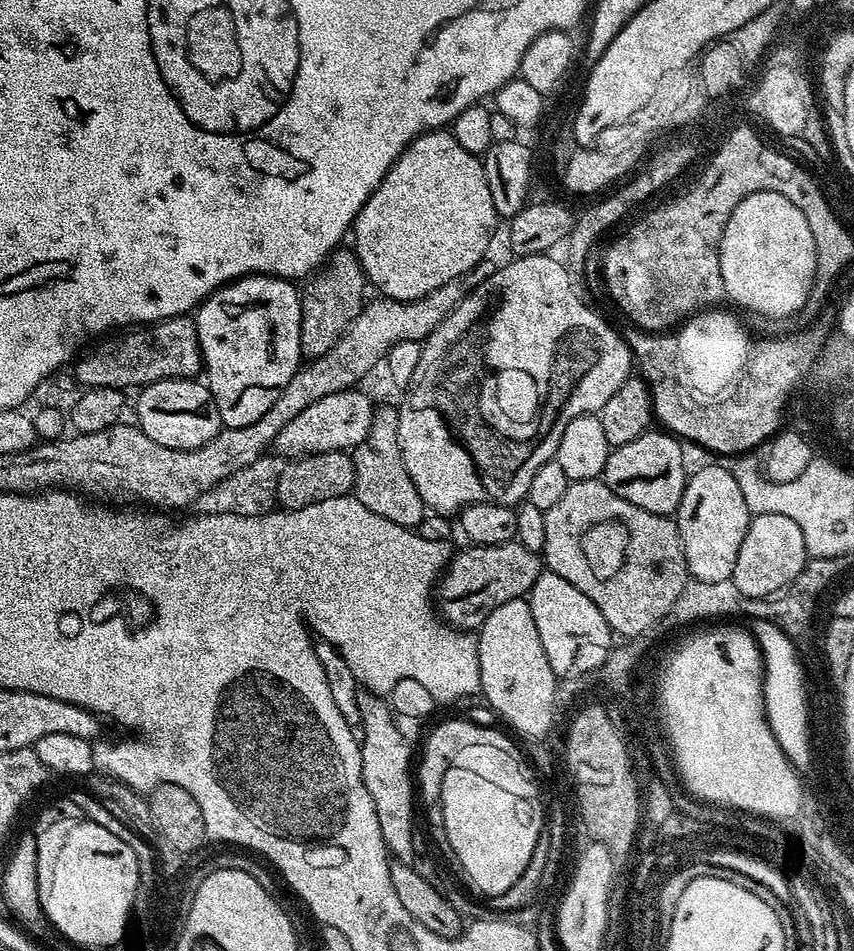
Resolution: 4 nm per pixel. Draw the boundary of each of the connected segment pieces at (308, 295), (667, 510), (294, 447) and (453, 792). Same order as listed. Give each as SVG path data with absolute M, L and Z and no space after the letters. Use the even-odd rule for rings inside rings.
M337 247L336 251L307 277L300 293L300 350L305 357L315 358L326 354L326 350L330 350L340 341L342 334L346 334L354 318L358 318L358 314L364 309L366 277L355 251L351 247L344 247Z
M656 431L643 432L634 438L634 442L611 449L602 479L610 490L614 490L614 494L618 494L618 498L626 498L626 502L642 506L642 510L650 510L650 514L671 517L682 502L684 485L688 482L690 472L684 469L681 441L667 431Z
M349 390L338 394L326 394L326 398L318 398L318 402L310 402L302 414L294 418L294 422L286 422L282 430L278 430L274 441L284 458L313 456L319 452L348 452L367 438L372 429L374 419L374 403L361 390Z
M449 769L442 782L439 808L444 815L444 832L448 835L448 844L457 862L464 867L469 882L478 891L485 892L488 898L502 896L515 886L530 863L540 832L545 828L546 812L536 812L532 804L524 804L524 800L516 800L516 796L508 796L508 792L500 792L500 788L492 788L488 780L472 776L472 772L452 772Z

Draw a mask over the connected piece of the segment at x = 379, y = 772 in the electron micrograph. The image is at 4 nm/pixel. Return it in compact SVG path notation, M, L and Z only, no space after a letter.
M361 690L358 694L358 712L362 714L359 729L362 733L362 782L366 790L370 790L370 798L374 798L374 810L378 810L378 826L382 826L384 845L397 861L411 861L415 857L414 834L418 827L417 801L414 799L414 748L412 752L403 730L396 725L398 720L392 705L383 695L375 696L372 692Z

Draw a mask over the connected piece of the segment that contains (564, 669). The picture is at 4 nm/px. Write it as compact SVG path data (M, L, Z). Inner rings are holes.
M544 570L526 599L530 614L534 614L534 626L538 626L538 638L542 638L542 650L546 650L546 662L550 662L550 670L557 678L579 678L603 666L612 649L614 633L602 618L602 610L582 590L570 586L566 578Z

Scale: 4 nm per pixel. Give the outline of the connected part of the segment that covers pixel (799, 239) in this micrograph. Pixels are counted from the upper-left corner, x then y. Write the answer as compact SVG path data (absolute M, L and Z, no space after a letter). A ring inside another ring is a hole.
M777 192L750 194L742 202L738 202L738 206L732 212L732 217L726 222L724 237L720 239L720 269L724 290L729 301L732 299L734 303L749 308L756 316L795 316L802 305L808 301L808 296L812 293L812 283L816 281L816 247L814 246L814 234L810 234L810 222L806 222L806 214L802 214L802 210L798 210L798 206L790 202L790 198Z

